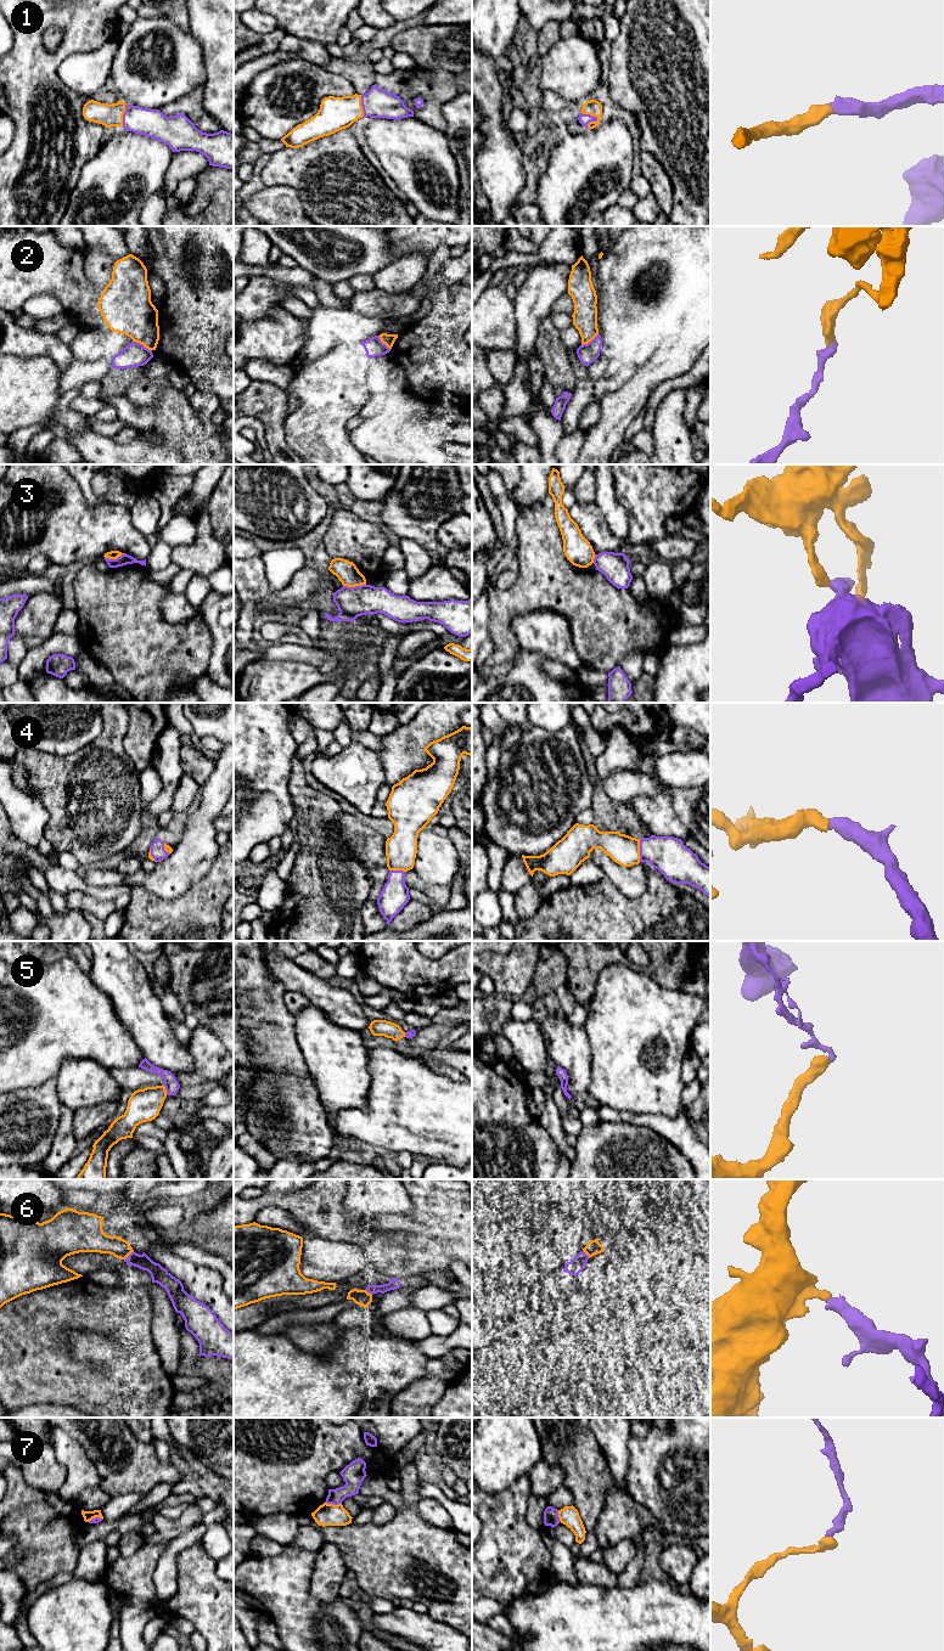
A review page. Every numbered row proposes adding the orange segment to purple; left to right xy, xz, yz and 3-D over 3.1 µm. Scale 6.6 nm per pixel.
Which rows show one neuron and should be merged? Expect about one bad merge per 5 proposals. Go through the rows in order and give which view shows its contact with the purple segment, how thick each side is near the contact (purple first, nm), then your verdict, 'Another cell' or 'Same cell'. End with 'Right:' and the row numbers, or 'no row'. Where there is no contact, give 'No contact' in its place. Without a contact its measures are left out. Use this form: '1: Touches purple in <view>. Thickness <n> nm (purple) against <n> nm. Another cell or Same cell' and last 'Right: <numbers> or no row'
1: Touches purple in yz. Thickness 80 nm (purple) against 110 nm. Same cell
2: Touches purple in xy. Thickness 160 nm (purple) against 320 nm. Another cell
3: Touches purple in xz. Thickness 200 nm (purple) against 150 nm. Another cell
4: Touches purple in yz. Thickness 240 nm (purple) against 200 nm. Same cell
5: Touches purple in xy. Thickness 100 nm (purple) against 220 nm. Same cell
6: Touches purple in xy. Thickness 110 nm (purple) against 160 nm. Another cell
7: Touches purple in xz. Thickness 140 nm (purple) against 140 nm. Another cell
Right: 1, 4, 5

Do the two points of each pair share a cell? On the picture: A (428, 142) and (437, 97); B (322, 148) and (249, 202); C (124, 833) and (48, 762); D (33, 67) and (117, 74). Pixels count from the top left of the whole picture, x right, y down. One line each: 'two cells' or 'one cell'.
A: two cells
B: two cells
C: one cell
D: two cells

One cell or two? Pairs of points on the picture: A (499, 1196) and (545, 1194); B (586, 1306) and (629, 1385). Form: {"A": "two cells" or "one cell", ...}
{"A": "one cell", "B": "two cells"}

